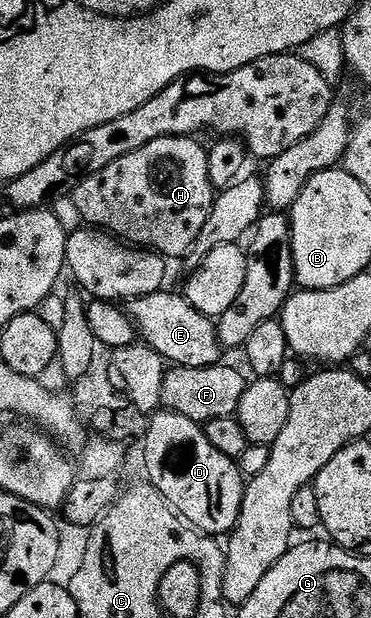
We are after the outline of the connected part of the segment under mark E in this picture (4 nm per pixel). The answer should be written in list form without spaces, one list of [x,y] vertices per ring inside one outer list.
[[[162,290],[150,296],[136,296],[135,299],[128,301],[127,315],[133,322],[136,335],[153,348],[165,362],[178,368],[206,368],[212,364],[222,363],[223,349],[217,336],[214,317],[205,316],[199,310],[195,310],[195,306],[191,306],[191,302],[185,299],[180,291],[169,291]]]

